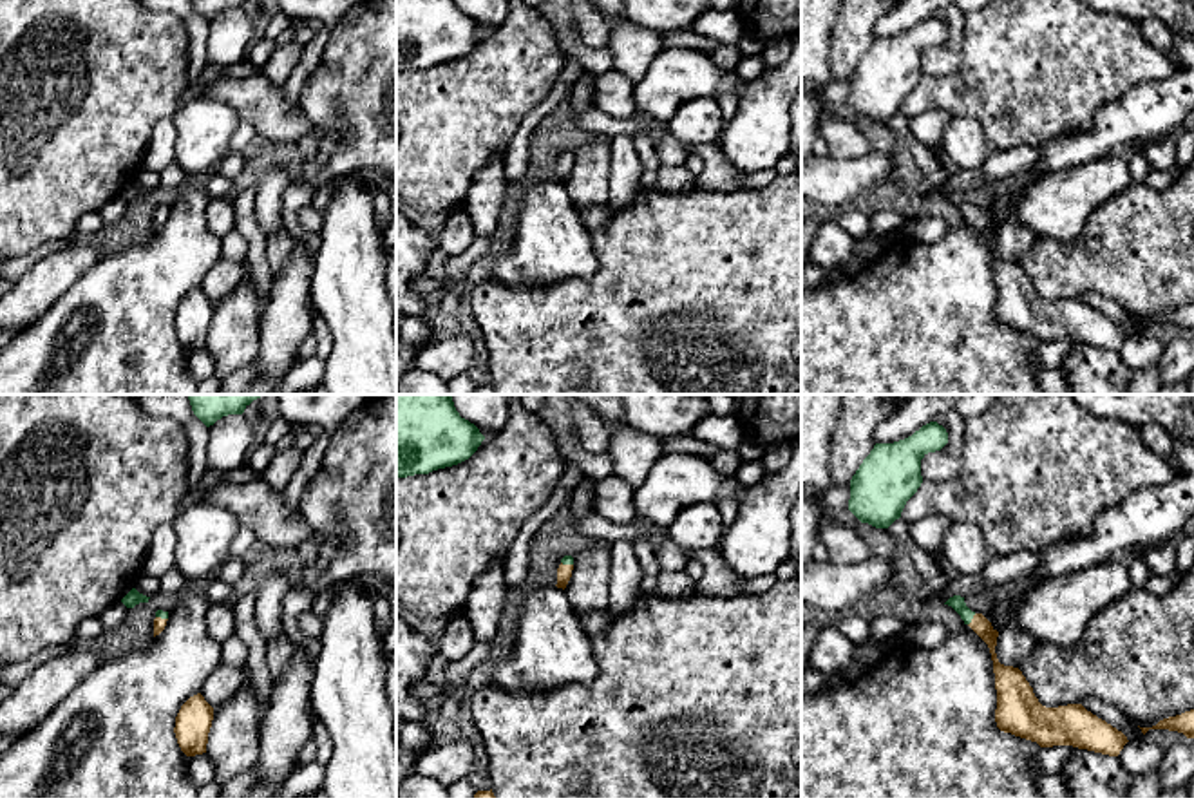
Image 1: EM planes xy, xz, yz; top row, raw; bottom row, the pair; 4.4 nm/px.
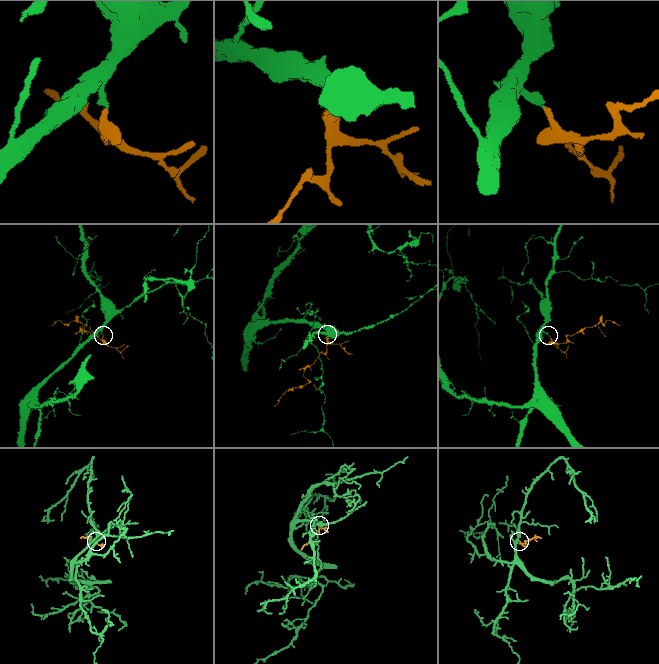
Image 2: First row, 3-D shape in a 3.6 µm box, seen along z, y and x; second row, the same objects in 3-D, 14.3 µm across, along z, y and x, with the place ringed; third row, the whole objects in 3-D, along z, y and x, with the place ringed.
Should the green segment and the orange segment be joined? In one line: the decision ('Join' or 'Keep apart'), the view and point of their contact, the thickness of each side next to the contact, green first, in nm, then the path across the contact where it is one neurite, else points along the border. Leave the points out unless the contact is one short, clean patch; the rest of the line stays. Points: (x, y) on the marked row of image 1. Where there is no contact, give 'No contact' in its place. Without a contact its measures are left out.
Join. Touches green at yz (972, 617). Thickness 70 nm (green) against 80 nm. Path across: yz (957, 603), (972, 617), (979, 623)

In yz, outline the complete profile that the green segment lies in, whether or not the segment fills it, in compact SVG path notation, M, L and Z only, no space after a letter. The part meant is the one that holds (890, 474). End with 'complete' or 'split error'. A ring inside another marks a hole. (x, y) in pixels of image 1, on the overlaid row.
M930 422L894 443L876 443L850 480L848 510L876 528L888 528L923 483L921 460L941 451L948 432Z | complete

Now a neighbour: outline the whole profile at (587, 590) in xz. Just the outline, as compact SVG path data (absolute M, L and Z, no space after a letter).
M593 541L573 557L572 577L564 594L577 615L608 610L611 579L611 543Z

